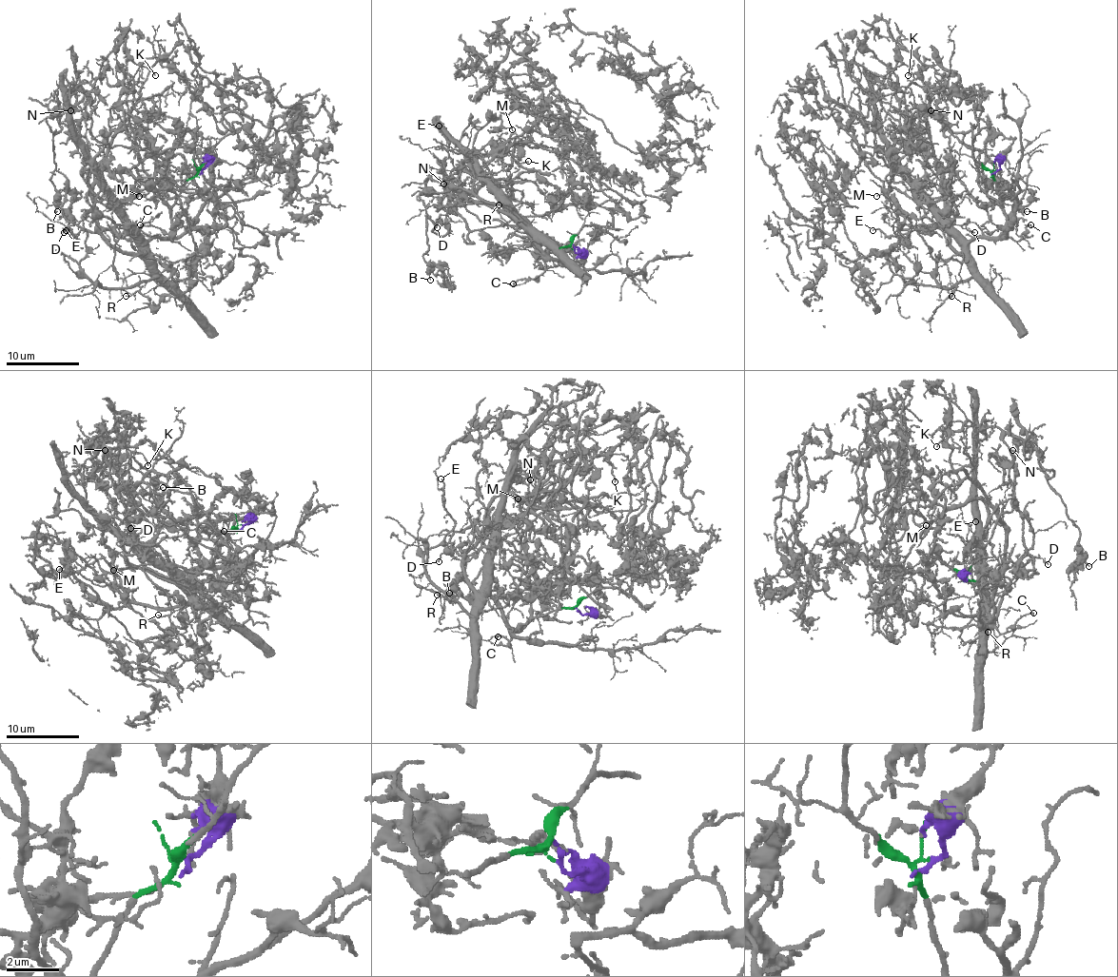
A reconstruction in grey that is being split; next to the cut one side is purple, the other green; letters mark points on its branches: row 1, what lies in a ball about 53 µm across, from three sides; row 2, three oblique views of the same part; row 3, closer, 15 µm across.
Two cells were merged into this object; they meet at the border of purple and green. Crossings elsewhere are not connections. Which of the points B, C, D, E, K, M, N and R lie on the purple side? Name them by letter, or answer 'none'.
B, K, N

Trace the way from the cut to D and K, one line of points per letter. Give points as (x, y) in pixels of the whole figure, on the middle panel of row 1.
D: (572, 249), (556, 248), (545, 259), (510, 215), (472, 203), (450, 205), (436, 228)
K: (574, 249), (583, 266), (549, 239), (480, 221), (458, 199), (450, 173), (463, 149), (490, 141), (529, 161)

